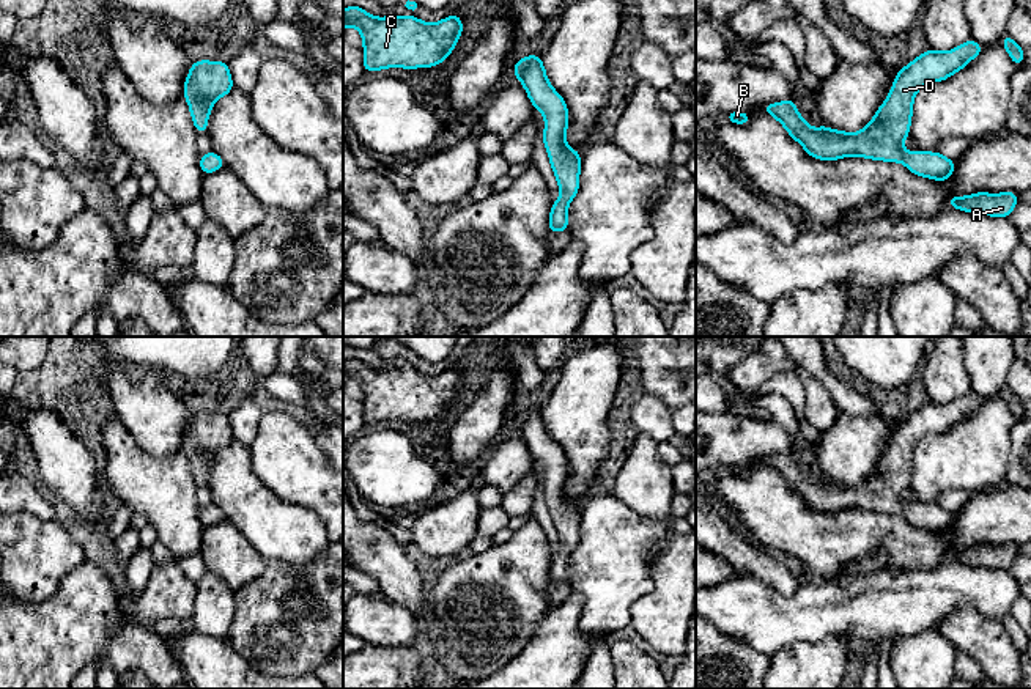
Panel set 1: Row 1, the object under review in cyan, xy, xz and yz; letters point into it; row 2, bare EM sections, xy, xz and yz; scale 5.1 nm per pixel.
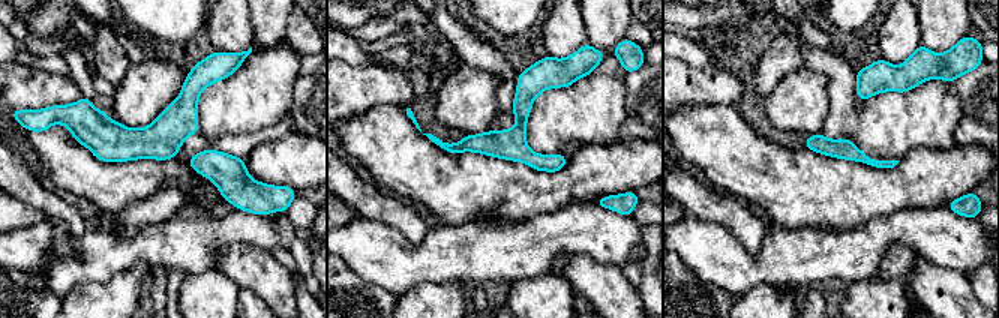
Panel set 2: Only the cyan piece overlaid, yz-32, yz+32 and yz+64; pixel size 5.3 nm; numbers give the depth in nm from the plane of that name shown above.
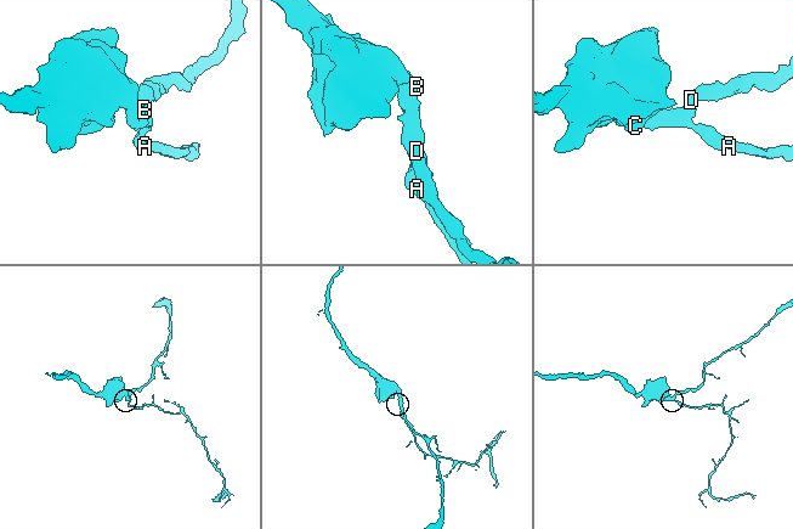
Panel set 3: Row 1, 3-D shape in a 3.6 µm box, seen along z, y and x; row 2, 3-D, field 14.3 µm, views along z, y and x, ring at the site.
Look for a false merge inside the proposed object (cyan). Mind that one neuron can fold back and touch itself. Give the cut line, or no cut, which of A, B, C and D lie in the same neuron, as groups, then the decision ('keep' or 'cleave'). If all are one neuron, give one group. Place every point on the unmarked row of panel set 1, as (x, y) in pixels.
no cut | A B C D | keep

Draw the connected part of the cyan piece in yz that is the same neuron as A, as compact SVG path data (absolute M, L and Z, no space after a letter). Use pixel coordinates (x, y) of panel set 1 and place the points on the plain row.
M977 544L968 549L949 549L948 558L965 565L985 566L992 569L1009 569L1018 554L1018 547L1014 544Z

